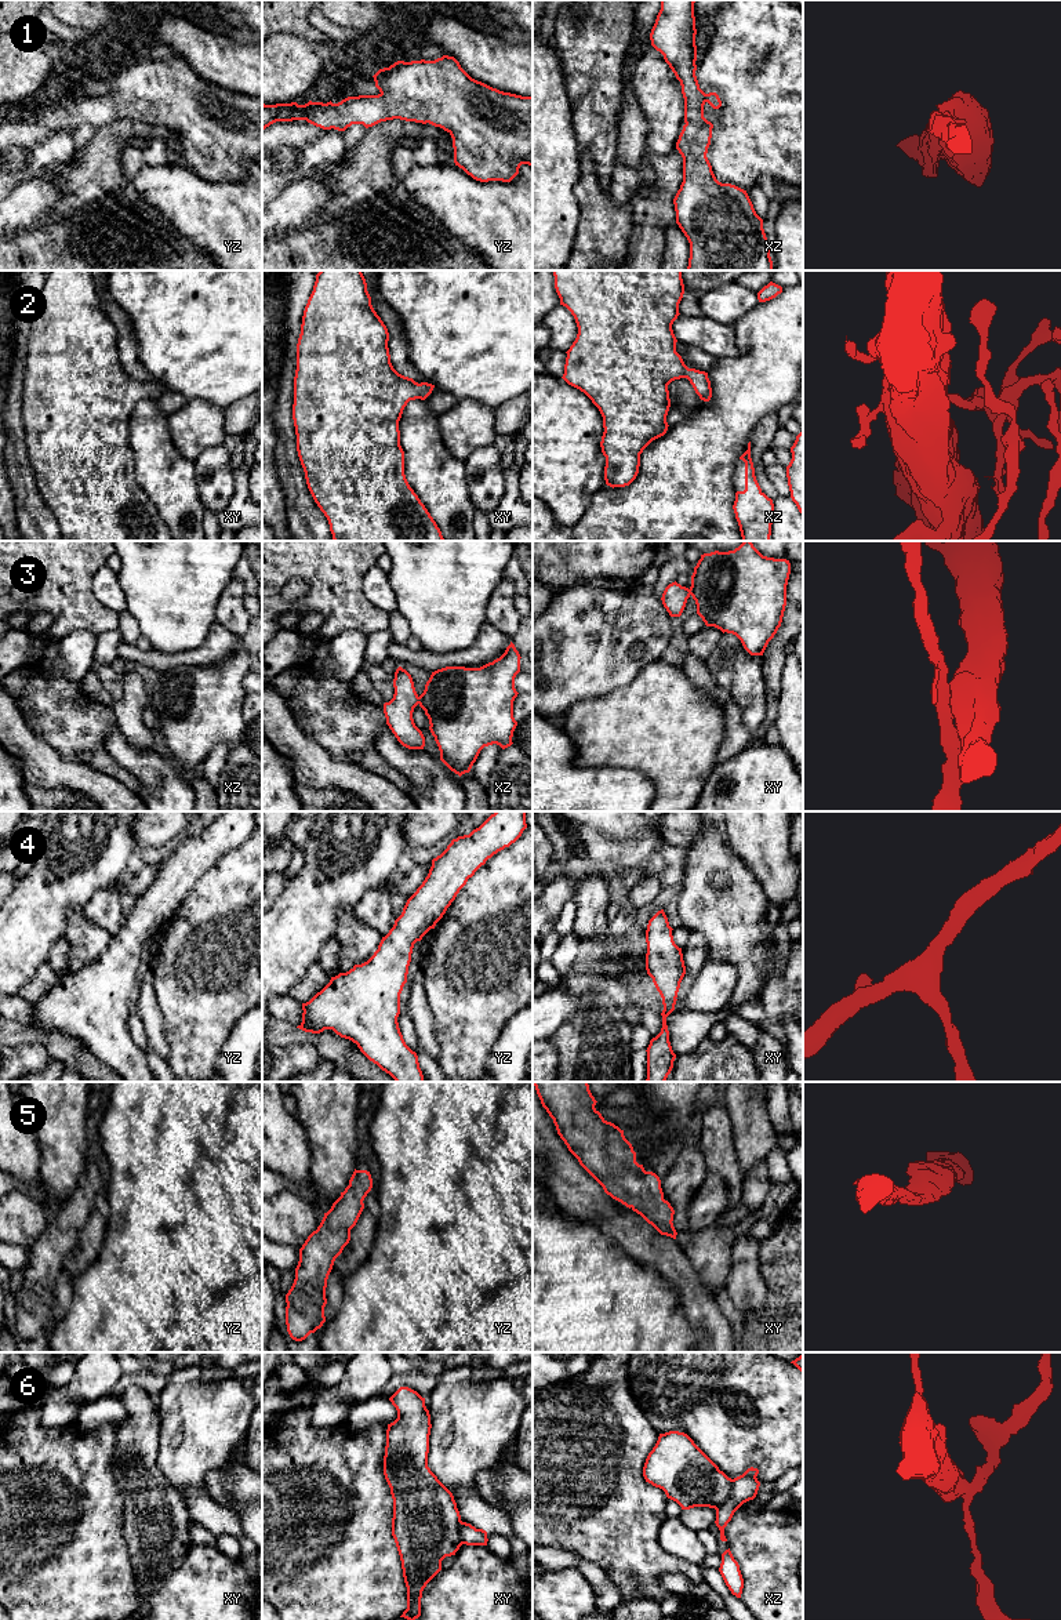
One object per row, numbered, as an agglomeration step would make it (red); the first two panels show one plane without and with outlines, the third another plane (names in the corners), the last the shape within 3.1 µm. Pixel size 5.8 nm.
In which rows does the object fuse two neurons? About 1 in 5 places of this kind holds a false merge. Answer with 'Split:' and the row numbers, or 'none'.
Split: 3, 6

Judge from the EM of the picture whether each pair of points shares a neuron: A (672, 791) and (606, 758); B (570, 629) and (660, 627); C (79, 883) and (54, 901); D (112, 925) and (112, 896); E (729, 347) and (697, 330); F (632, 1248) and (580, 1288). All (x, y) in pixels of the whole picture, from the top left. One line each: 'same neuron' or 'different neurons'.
A: same neuron
B: same neuron
C: same neuron
D: same neuron
E: same neuron
F: different neurons

